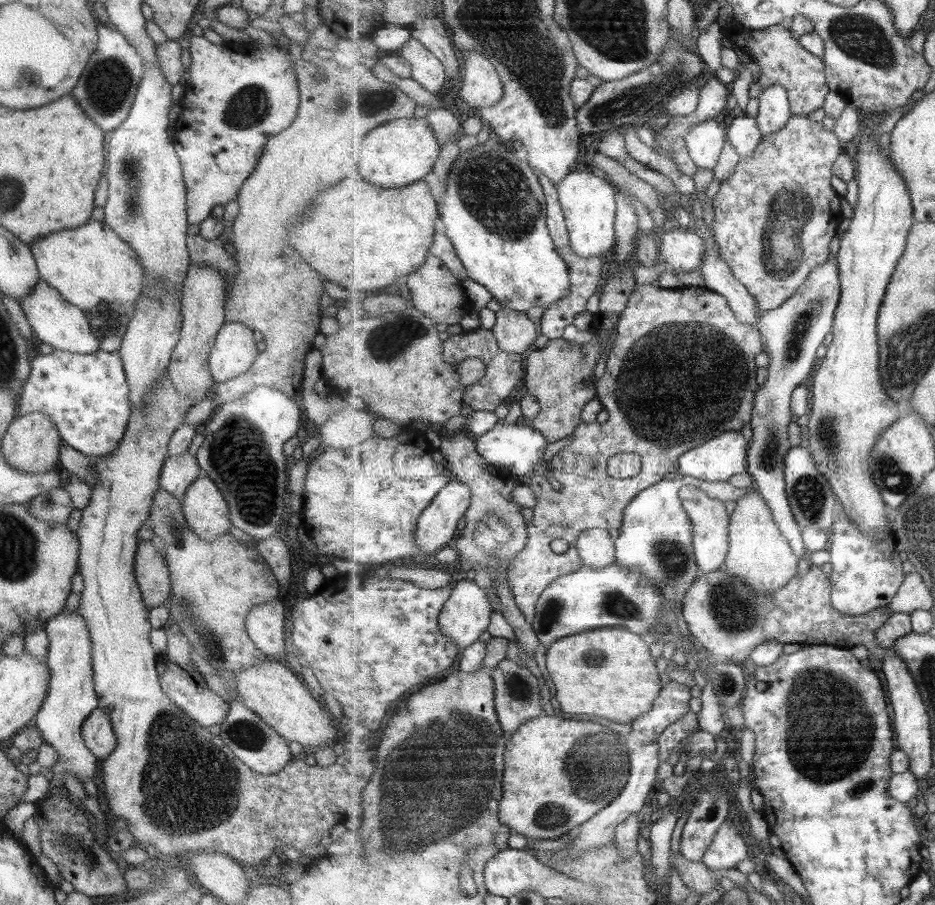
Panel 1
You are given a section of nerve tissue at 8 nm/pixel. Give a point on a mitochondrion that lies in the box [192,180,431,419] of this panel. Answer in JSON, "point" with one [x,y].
{"point":[388,341]}

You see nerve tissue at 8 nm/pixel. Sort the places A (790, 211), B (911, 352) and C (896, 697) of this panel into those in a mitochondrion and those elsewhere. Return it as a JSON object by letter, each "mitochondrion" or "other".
{"A":"mitochondrion","B":"mitochondrion","C":"other"}

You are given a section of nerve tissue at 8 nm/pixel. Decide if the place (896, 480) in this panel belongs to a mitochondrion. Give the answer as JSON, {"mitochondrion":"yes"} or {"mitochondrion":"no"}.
{"mitochondrion":"yes"}

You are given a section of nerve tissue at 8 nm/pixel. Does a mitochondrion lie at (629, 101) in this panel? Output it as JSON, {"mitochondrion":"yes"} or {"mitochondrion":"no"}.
{"mitochondrion":"yes"}

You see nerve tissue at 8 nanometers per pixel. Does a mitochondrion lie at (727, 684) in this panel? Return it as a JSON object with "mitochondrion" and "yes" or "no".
{"mitochondrion":"yes"}

